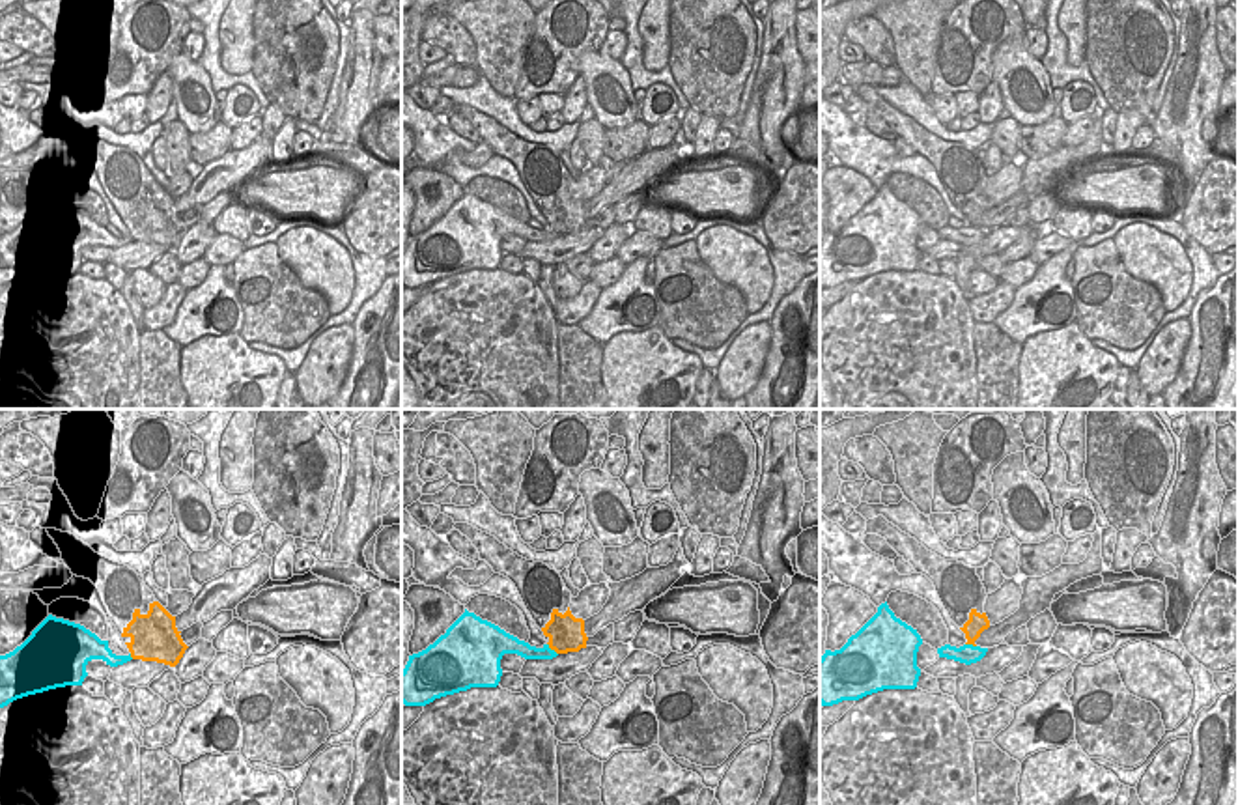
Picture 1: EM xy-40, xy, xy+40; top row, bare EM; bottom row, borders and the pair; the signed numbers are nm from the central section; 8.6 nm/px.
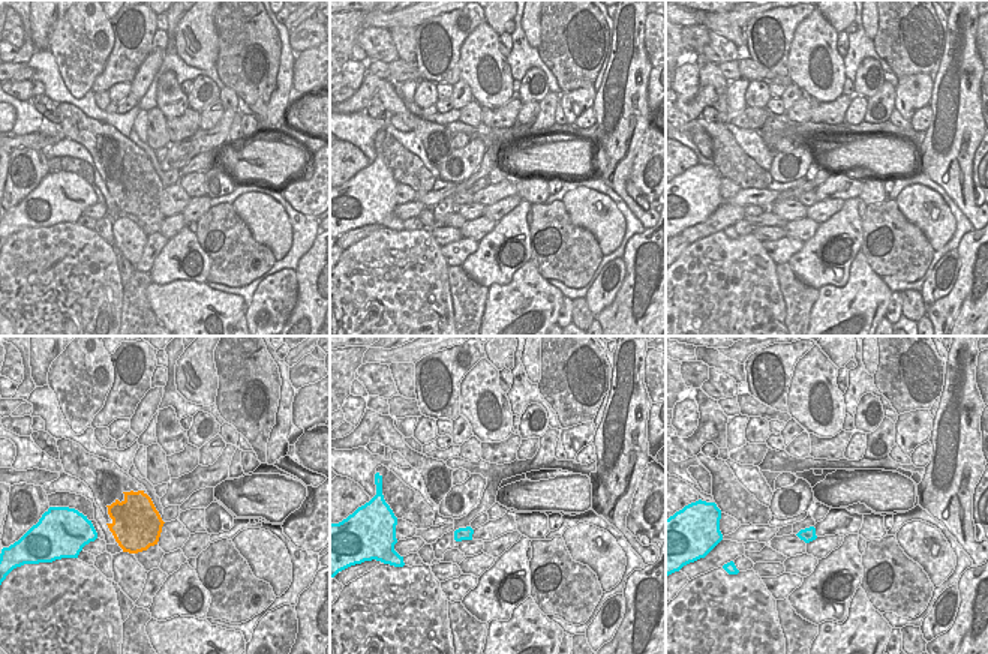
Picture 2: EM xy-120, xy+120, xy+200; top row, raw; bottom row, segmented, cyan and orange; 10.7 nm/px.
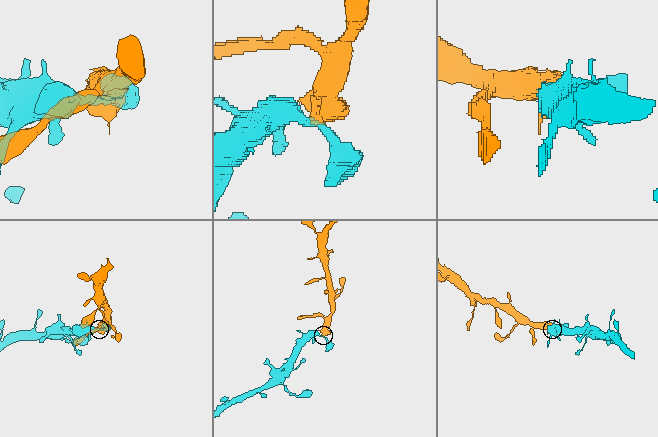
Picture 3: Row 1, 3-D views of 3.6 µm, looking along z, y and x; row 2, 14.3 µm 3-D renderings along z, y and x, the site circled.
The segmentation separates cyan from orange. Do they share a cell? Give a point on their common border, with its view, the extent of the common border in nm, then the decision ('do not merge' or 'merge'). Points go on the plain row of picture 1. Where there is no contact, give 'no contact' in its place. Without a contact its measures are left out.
contact xy (549, 230); length 140 nm; merge

